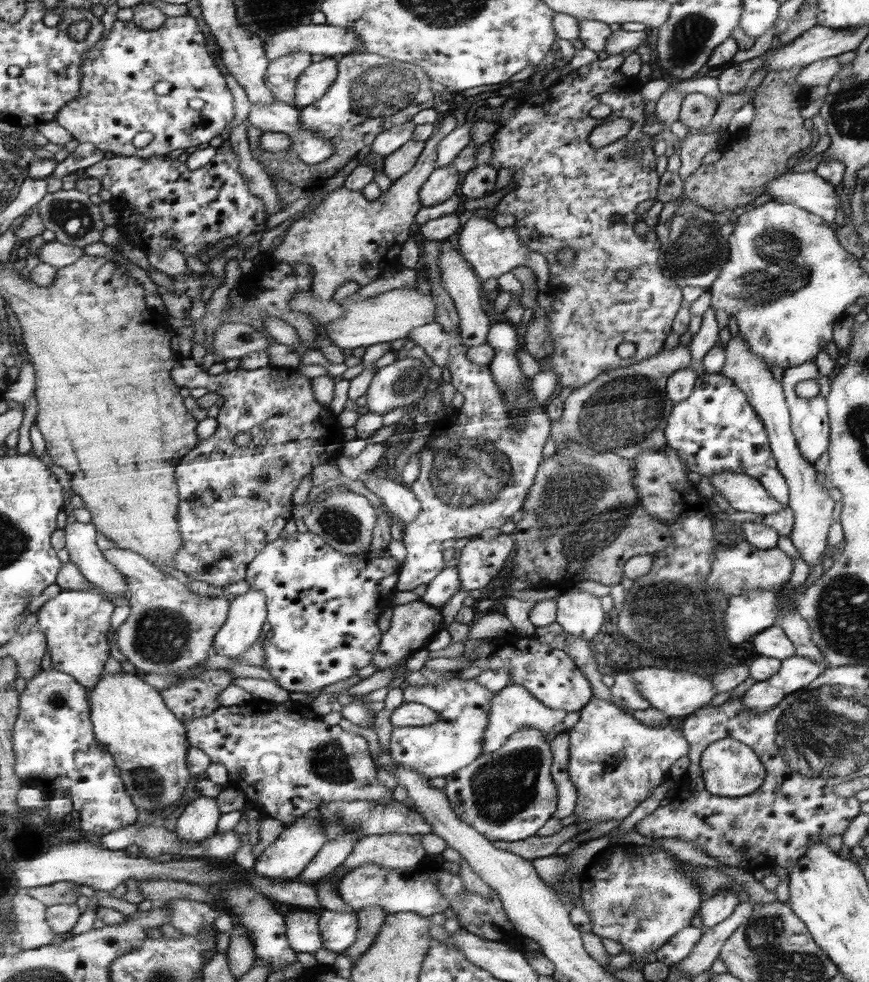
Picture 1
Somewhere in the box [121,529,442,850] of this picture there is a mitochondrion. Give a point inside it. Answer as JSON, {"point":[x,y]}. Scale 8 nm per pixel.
{"point":[161,636]}

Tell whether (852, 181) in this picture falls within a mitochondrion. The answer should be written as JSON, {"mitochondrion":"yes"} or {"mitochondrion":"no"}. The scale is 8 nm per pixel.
{"mitochondrion":"yes"}

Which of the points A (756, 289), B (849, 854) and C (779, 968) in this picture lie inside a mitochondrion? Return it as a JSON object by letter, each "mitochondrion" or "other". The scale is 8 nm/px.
{"A":"mitochondrion","B":"other","C":"mitochondrion"}

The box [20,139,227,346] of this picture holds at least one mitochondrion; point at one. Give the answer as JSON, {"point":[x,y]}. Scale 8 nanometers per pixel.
{"point":[74,218]}

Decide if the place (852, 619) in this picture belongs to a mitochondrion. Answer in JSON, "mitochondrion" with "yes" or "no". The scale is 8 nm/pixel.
{"mitochondrion":"yes"}

